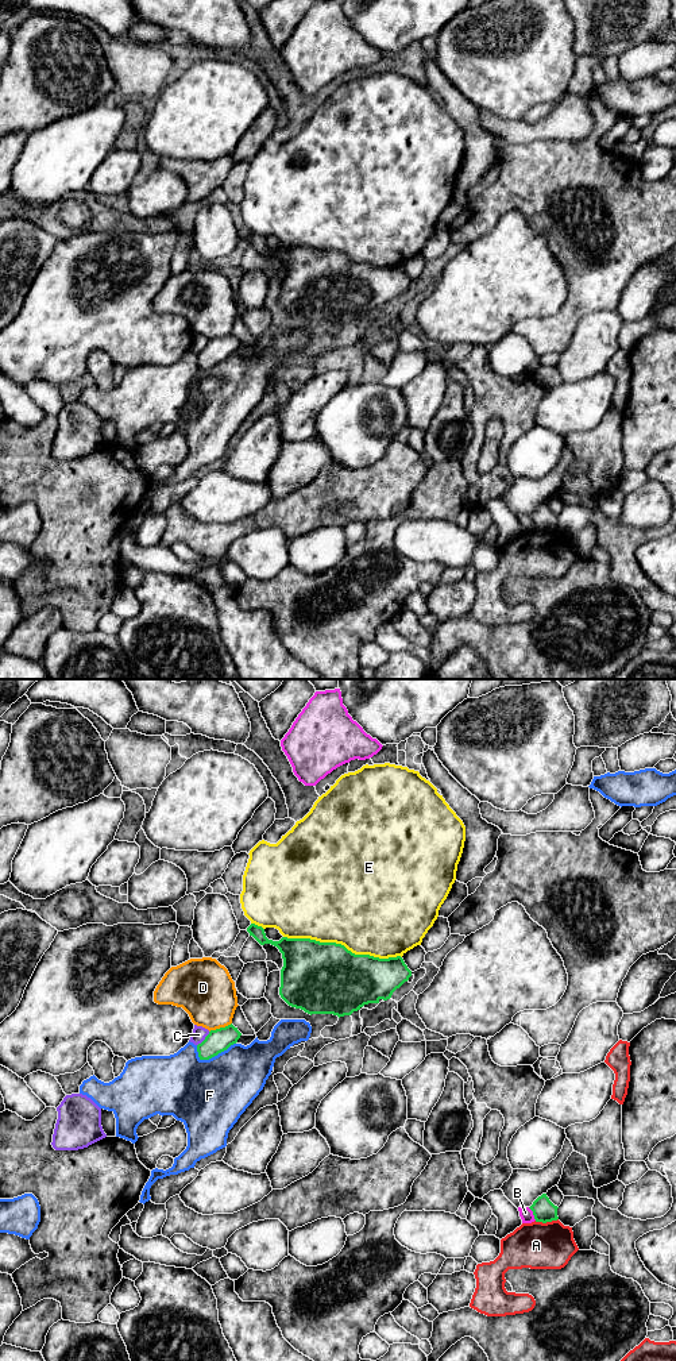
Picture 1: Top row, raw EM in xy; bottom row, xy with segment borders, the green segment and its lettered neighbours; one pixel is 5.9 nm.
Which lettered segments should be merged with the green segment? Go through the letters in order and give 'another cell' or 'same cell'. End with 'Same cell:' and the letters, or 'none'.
A: another cell
B: another cell
C: another cell
D: another cell
E: another cell
F: another cell
Same cell: none

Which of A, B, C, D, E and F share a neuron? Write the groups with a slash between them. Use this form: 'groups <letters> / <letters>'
groups A / B / C / D / E / F

